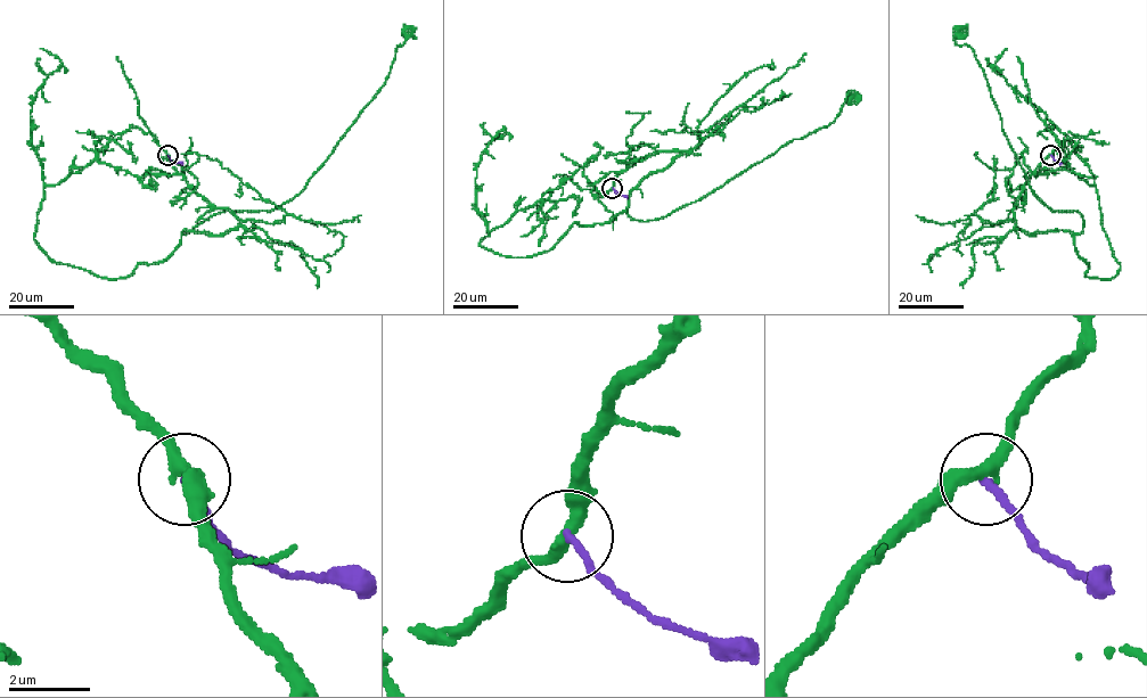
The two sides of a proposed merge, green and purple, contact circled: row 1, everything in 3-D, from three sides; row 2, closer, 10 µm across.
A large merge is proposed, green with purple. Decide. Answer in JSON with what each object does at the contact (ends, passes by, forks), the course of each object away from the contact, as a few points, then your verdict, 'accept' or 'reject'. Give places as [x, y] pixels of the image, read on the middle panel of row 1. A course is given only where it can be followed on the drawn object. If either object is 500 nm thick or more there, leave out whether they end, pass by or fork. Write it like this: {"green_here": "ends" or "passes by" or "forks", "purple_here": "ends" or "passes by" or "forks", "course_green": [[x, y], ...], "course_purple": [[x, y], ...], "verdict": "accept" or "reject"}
{"green_here": "passes by", "purple_here": "ends", "course_green": [[612, 188], [633, 162], [683, 150], [630, 193], [627, 214], [660, 219], [793, 139], [827, 126], [852, 95]], "course_purple": [[612, 188], [627, 198]], "verdict": "reject"}

